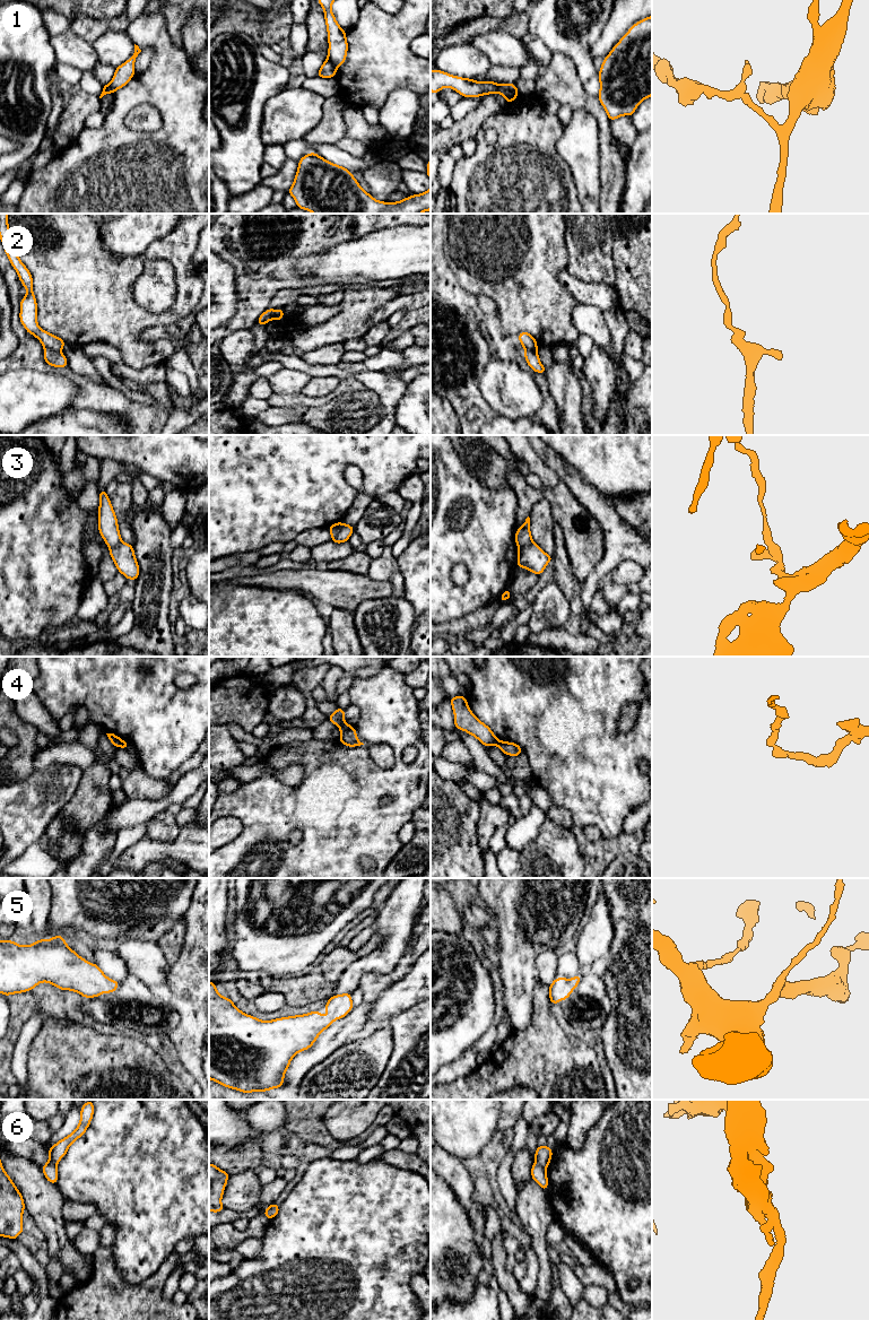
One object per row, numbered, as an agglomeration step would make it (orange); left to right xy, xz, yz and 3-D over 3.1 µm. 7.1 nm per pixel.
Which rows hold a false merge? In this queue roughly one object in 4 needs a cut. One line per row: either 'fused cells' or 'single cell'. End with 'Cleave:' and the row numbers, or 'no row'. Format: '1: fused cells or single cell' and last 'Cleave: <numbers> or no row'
1: fused cells
2: fused cells
3: fused cells
4: fused cells
5: single cell
6: fused cells
Cleave: 1, 2, 3, 4, 6

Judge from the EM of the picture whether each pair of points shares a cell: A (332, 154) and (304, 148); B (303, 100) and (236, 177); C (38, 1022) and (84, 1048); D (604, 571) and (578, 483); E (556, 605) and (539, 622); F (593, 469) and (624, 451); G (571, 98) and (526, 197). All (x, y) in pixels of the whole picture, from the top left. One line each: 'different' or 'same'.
A: same
B: different
C: different
D: same
E: same
F: same
G: different

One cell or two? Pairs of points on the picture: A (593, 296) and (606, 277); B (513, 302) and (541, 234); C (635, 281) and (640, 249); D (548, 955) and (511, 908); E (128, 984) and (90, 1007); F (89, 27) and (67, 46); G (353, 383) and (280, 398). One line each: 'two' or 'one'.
A: two
B: one
C: one
D: two
E: one
F: two
G: one

